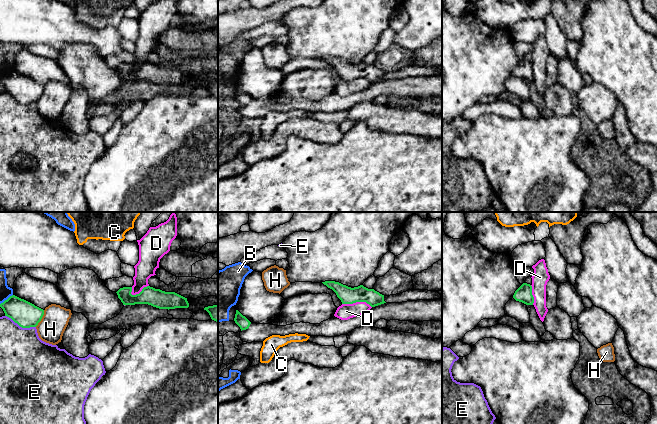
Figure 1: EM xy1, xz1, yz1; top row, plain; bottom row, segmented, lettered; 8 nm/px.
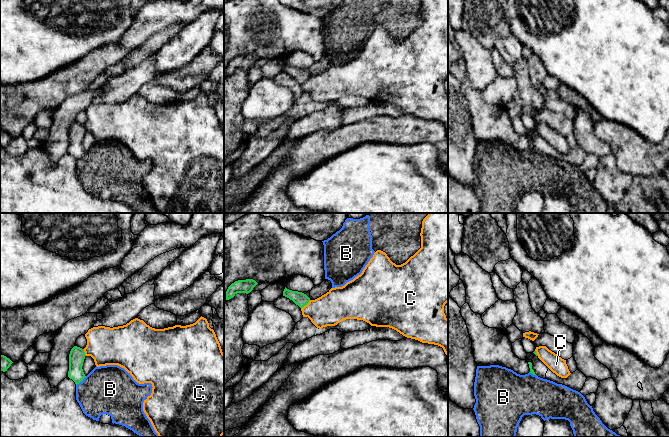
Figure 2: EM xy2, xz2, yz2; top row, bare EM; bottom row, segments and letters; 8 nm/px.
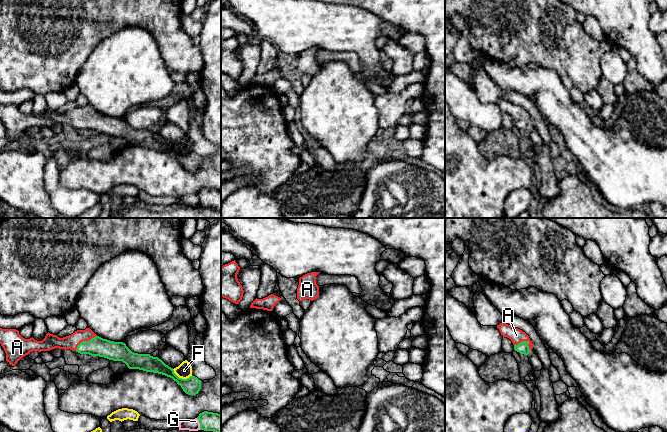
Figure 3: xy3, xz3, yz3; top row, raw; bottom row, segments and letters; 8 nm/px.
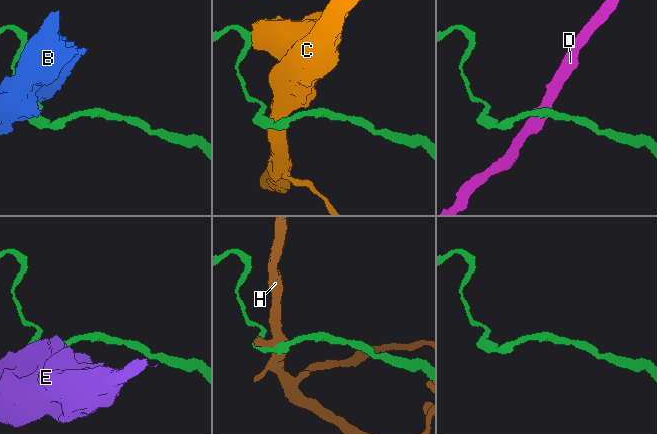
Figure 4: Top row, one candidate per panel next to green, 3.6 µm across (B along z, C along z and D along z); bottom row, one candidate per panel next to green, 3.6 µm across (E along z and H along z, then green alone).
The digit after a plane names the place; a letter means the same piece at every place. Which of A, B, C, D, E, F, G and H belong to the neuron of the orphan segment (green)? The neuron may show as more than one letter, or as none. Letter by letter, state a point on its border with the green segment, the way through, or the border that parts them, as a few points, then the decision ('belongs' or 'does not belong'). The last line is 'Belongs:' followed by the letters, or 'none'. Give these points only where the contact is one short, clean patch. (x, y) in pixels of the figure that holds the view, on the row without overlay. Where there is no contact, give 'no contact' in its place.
A: contact xy3 (84, 117); way xy3 (97, 122), (84, 117), (71, 118); belongs
B: contact xy2 (81, 157); does not belong
C: contact xz2 (305, 80); border xz2 (310, 76), (301, 84); does not belong
D: contact xz1 (357, 77); border xz1 (342, 79), (366, 78), (371, 83); does not belong
E: contact xy1 (20, 102); does not belong
F: contact xy3 (181, 154); border xy3 (172, 145), (182, 154), (188, 154), (192, 151); does not belong
G: contact xy3 (200, 200); does not belong
H: contact xy1 (41, 94); does not belong
Belongs: A

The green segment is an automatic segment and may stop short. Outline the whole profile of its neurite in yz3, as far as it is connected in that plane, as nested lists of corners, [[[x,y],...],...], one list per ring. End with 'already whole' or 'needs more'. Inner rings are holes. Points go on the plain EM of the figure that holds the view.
[[[500,99],[497,104],[503,113],[512,117],[515,127],[524,131],[529,130],[533,124],[533,119],[525,108],[506,99]]]; needs more

